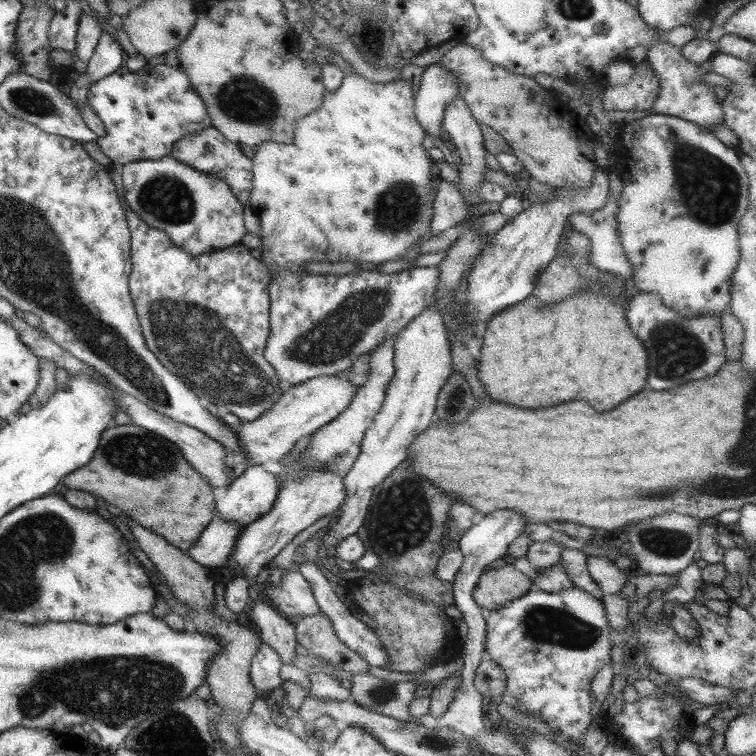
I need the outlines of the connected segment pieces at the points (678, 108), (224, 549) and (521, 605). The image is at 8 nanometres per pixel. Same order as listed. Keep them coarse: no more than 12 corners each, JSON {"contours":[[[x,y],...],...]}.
{"contours":[[[655,37],[646,60],[658,78],[651,112],[699,127],[722,124],[707,70]],[[216,516],[184,552],[206,569],[225,567],[242,527]],[[527,591],[484,650],[527,716],[578,743],[610,661],[600,599]]]}

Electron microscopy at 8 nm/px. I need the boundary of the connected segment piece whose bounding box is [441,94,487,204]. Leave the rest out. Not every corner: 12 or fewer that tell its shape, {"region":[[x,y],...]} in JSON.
{"region":[[457,94],[441,125],[454,144],[463,200],[484,181],[484,140],[478,123]]}

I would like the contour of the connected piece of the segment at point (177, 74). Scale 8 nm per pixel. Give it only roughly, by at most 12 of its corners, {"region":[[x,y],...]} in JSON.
{"region":[[119,67],[89,85],[115,165],[211,127],[182,70]]}

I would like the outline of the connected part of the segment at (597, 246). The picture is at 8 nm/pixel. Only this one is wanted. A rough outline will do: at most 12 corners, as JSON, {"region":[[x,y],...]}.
{"region":[[608,173],[609,202],[592,213],[568,216],[590,240],[598,271],[631,276],[618,237],[616,202],[624,187]]}

